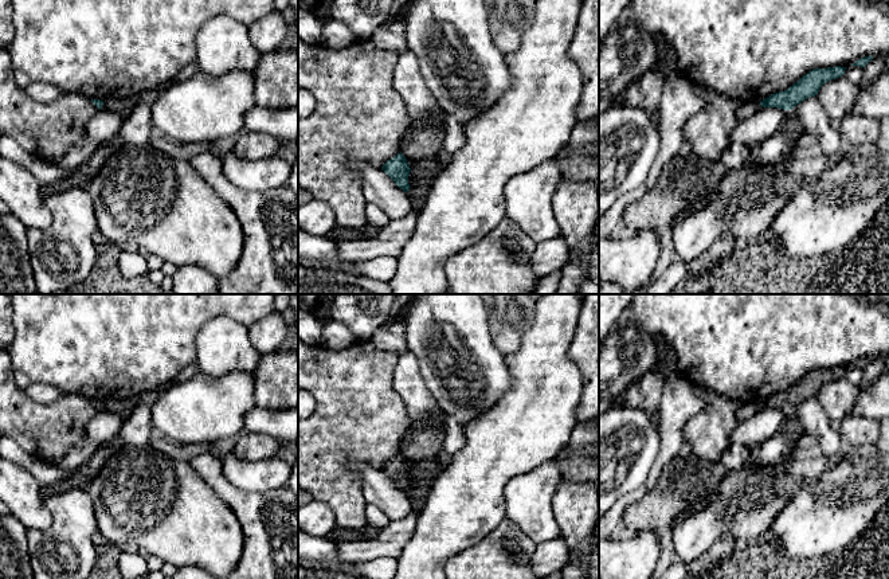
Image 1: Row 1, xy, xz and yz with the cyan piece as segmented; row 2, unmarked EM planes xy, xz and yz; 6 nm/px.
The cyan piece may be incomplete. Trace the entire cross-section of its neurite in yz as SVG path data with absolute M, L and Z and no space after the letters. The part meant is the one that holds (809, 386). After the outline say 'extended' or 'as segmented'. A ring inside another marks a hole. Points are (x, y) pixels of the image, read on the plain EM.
M847 368L814 369L784 392L771 395L760 402L761 408L778 408L791 411L802 402L815 398L819 390L829 382L839 379Z | as segmented

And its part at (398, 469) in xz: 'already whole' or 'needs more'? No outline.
already whole

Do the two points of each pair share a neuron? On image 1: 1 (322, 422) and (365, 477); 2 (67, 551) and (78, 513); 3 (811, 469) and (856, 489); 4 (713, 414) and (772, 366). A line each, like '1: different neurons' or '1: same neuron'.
1: different neurons
2: same neuron
3: same neuron
4: different neurons

